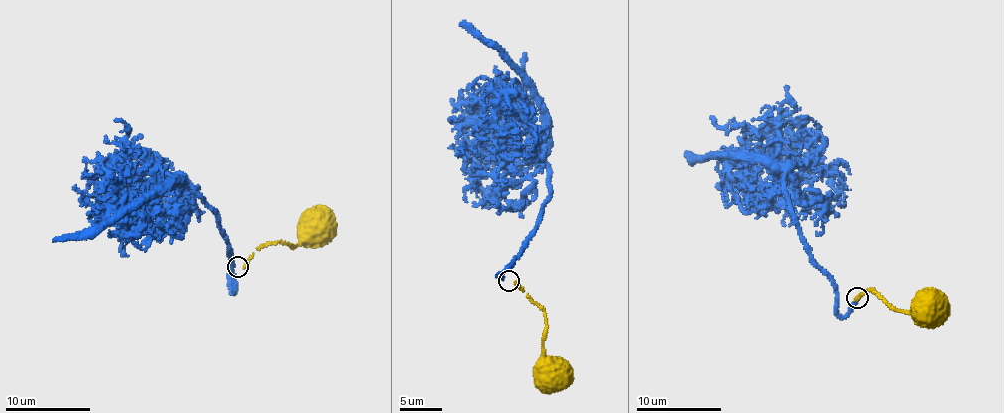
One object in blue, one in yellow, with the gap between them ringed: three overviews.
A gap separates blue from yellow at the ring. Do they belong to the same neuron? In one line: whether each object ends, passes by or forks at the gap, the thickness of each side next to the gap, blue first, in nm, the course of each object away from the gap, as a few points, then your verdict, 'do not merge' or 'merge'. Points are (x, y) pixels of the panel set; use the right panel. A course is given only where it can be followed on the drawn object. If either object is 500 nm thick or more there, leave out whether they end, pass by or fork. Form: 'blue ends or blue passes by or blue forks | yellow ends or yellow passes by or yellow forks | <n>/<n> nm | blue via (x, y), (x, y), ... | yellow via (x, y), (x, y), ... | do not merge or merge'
blue ends | yellow ends | 240/160 nm | blue via (860, 296), (838, 313), (836, 284), (814, 261), (781, 181), (735, 177), (725, 159), (689, 155) | yellow via (854, 300), (867, 288), (876, 291), (896, 309), (912, 311), (921, 303), (927, 304) | do not merge

